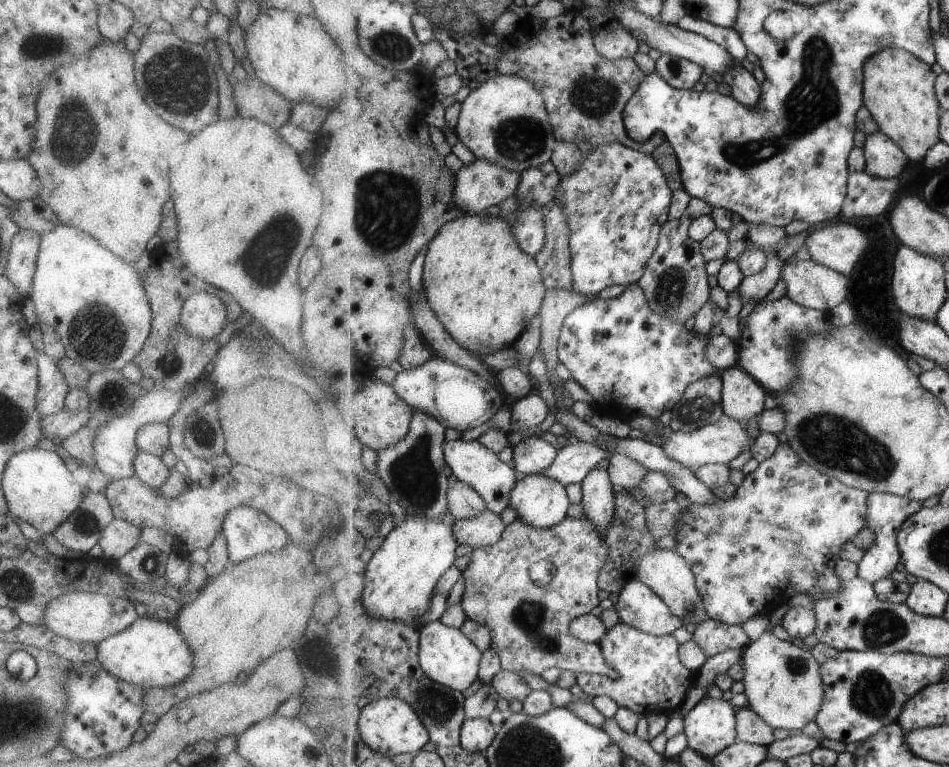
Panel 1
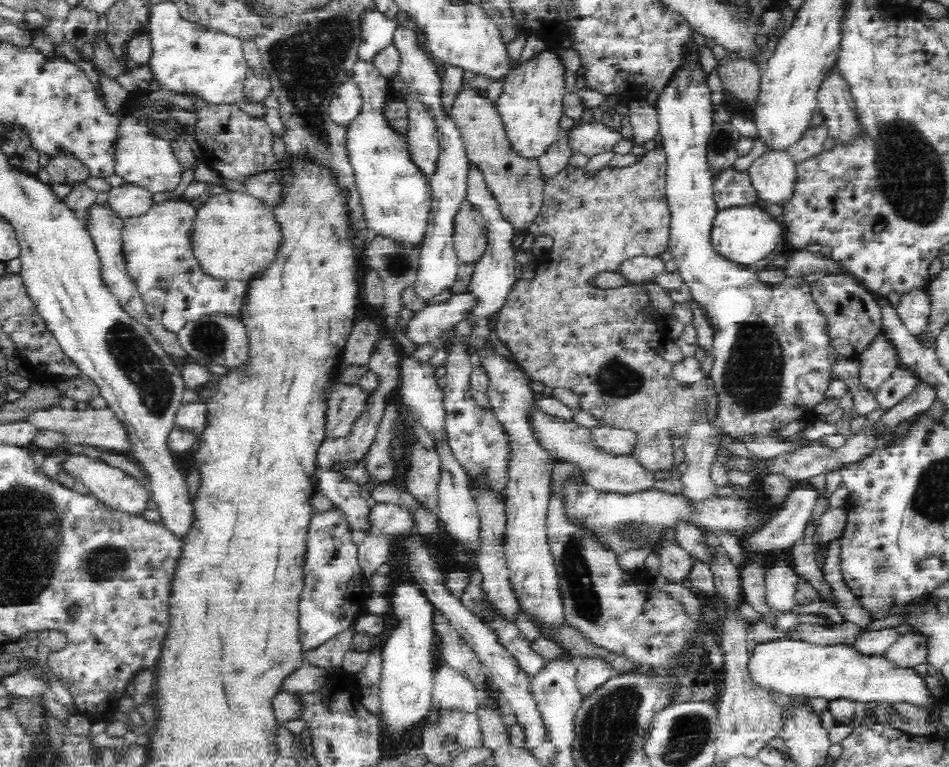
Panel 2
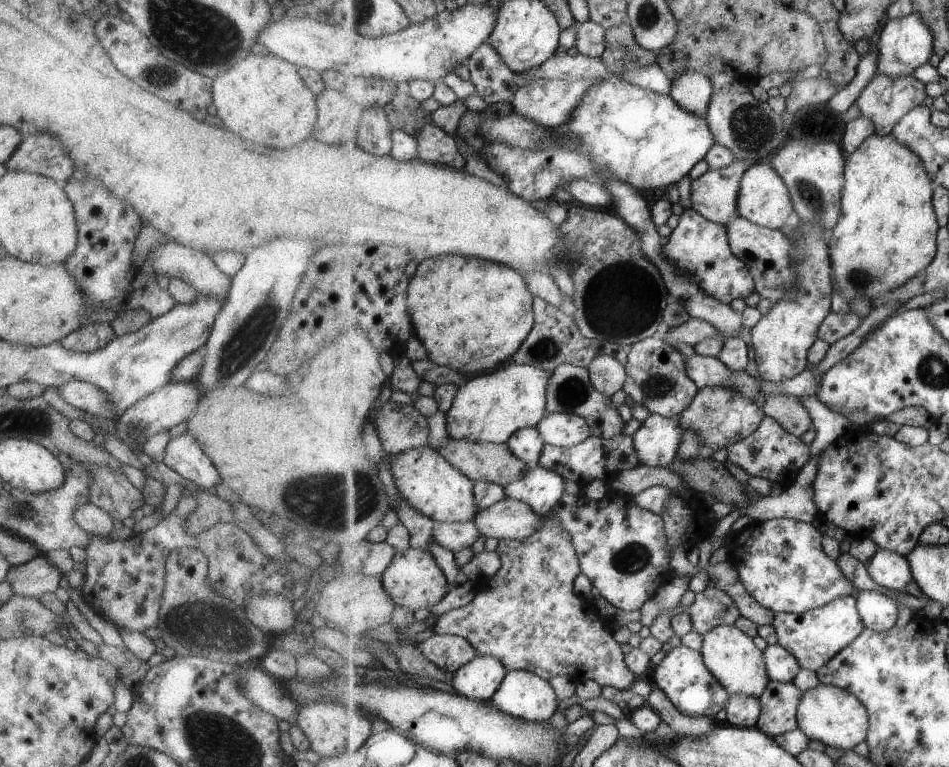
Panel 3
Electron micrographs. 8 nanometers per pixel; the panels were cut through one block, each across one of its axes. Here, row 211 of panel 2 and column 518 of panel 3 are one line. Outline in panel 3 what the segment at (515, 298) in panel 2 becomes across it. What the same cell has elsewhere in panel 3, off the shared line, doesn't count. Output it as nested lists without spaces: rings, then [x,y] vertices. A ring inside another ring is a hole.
[[[549,514],[545,518],[540,530],[537,530],[537,532],[529,536],[529,538],[523,538],[523,540],[500,539],[496,553],[500,557],[501,568],[495,572],[495,574],[483,577],[476,582],[478,585],[477,596],[473,598],[467,606],[453,609],[451,612],[443,614],[441,618],[436,619],[434,632],[440,635],[457,635],[470,640],[479,655],[494,656],[495,658],[502,659],[509,671],[528,670],[529,672],[534,672],[537,676],[541,676],[541,678],[545,680],[551,680],[551,678],[555,676],[565,674],[571,681],[575,680],[577,684],[587,682],[587,680],[594,680],[602,687],[613,687],[624,691],[633,685],[637,680],[637,675],[627,666],[626,654],[623,654],[621,643],[607,630],[607,626],[605,626],[603,620],[601,620],[602,616],[599,616],[597,612],[587,612],[587,610],[585,610],[585,602],[583,602],[583,600],[577,596],[577,592],[575,592],[575,578],[582,573],[580,558],[575,543],[573,542],[573,535],[563,526],[563,522],[561,522],[557,516],[551,516]]]

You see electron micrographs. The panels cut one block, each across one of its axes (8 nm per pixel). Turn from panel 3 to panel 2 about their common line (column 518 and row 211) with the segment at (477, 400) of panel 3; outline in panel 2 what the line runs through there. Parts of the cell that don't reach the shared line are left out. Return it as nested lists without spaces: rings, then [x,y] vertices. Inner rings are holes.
[[[362,58],[354,63],[353,77],[362,91],[362,112],[346,126],[346,148],[356,176],[364,220],[373,235],[421,249],[429,229],[432,204],[429,178],[414,164],[406,137],[398,134],[383,117],[389,79],[380,74],[373,62]]]

